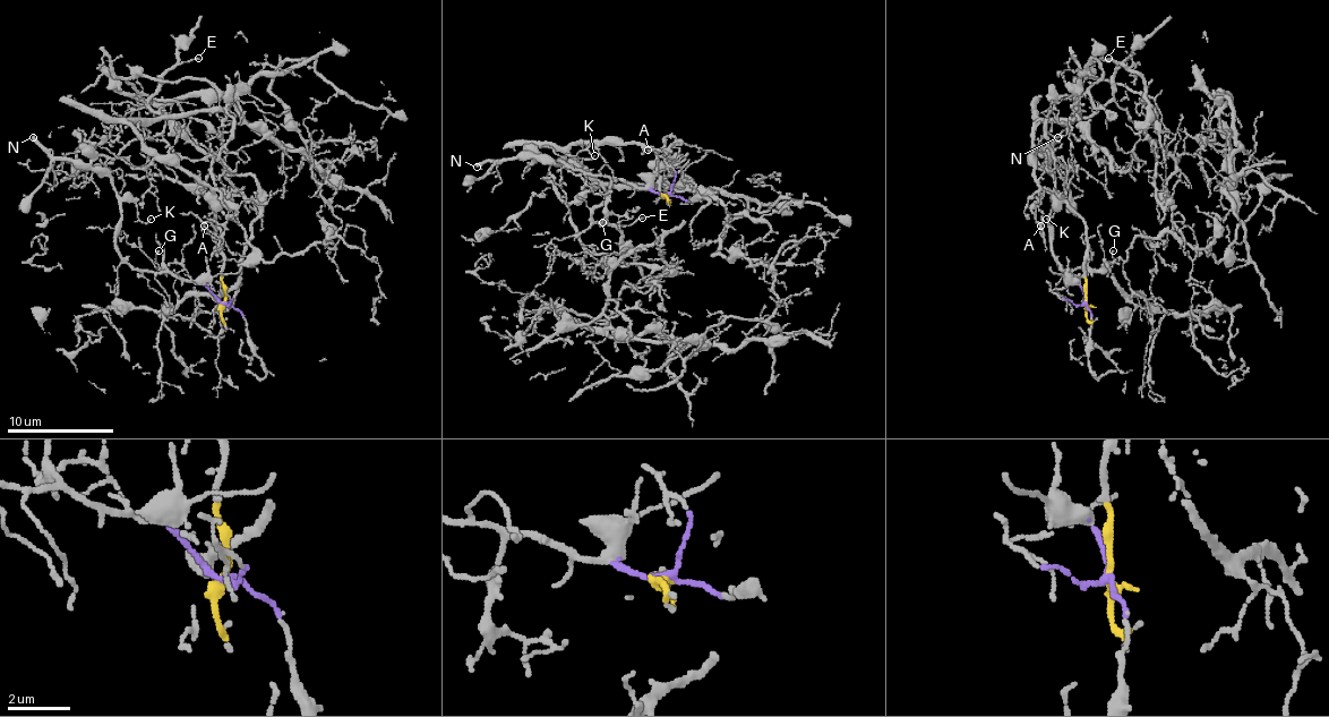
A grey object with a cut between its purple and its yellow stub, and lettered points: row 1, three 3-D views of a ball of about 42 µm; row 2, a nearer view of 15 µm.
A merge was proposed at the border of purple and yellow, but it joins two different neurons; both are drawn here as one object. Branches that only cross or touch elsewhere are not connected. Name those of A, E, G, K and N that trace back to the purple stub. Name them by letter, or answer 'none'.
G, K, N

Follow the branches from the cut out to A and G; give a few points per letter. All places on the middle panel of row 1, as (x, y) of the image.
A: (667, 194), (665, 196), (659, 191), (659, 151), (672, 145), (662, 151), (649, 151)
G: (667, 194), (614, 180), (608, 188), (602, 223)

